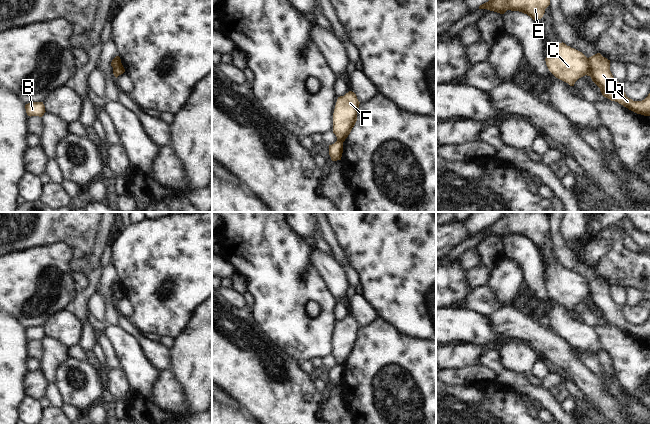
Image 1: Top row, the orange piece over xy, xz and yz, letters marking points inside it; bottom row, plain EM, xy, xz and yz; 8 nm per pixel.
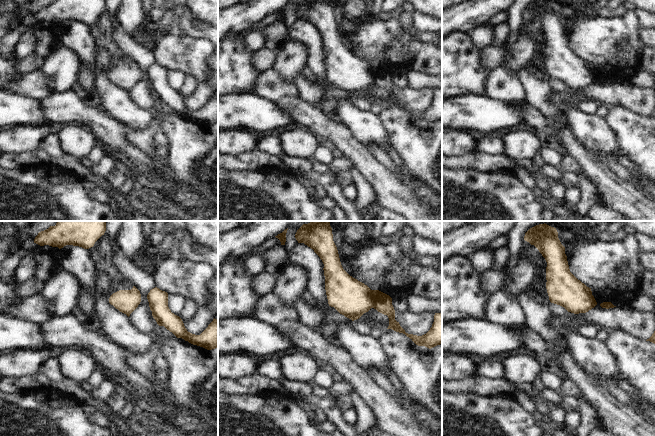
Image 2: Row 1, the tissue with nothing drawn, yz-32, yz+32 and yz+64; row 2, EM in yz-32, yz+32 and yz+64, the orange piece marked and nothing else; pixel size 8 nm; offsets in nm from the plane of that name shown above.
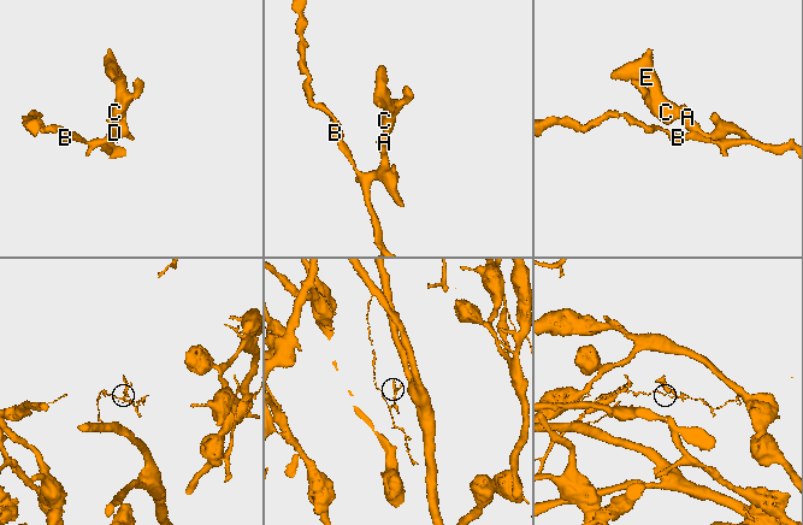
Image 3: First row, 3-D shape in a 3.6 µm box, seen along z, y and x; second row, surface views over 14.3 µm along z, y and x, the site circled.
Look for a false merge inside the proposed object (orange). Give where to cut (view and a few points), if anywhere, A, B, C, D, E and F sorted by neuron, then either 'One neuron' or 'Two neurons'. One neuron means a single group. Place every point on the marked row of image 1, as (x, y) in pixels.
Split along yz (587, 58), (590, 75). Groups: A B D / C E F. Two neurons.

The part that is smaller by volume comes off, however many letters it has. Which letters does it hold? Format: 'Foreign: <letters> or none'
Foreign: C, E, F

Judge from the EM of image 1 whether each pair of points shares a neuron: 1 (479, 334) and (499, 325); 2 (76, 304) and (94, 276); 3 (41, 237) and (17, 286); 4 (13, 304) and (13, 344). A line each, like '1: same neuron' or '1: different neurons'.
1: different neurons
2: same neuron
3: different neurons
4: different neurons

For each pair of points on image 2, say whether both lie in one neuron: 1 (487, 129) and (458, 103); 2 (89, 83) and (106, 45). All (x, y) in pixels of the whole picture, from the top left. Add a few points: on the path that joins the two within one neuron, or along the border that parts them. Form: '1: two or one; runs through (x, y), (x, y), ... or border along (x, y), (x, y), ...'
1: one; runs through (480, 122), (470, 112), (465, 110)
2: one; runs through (89, 74), (106, 54)

